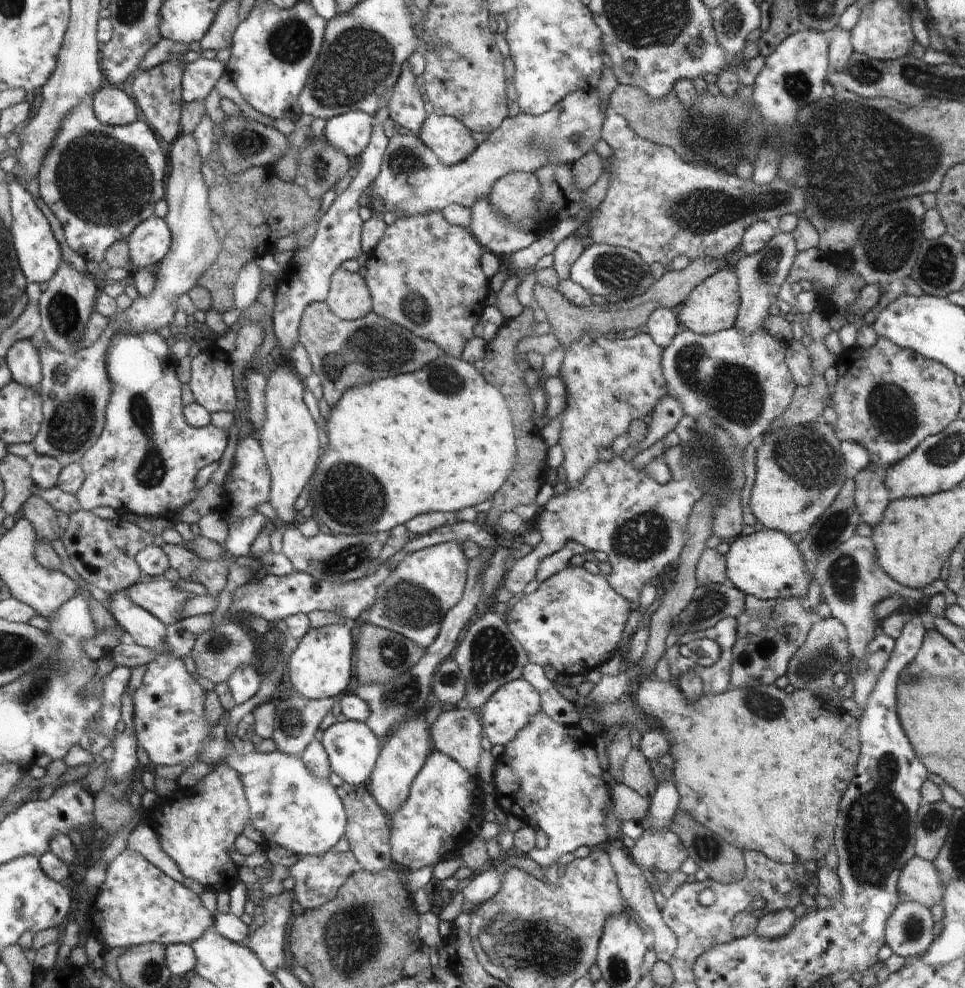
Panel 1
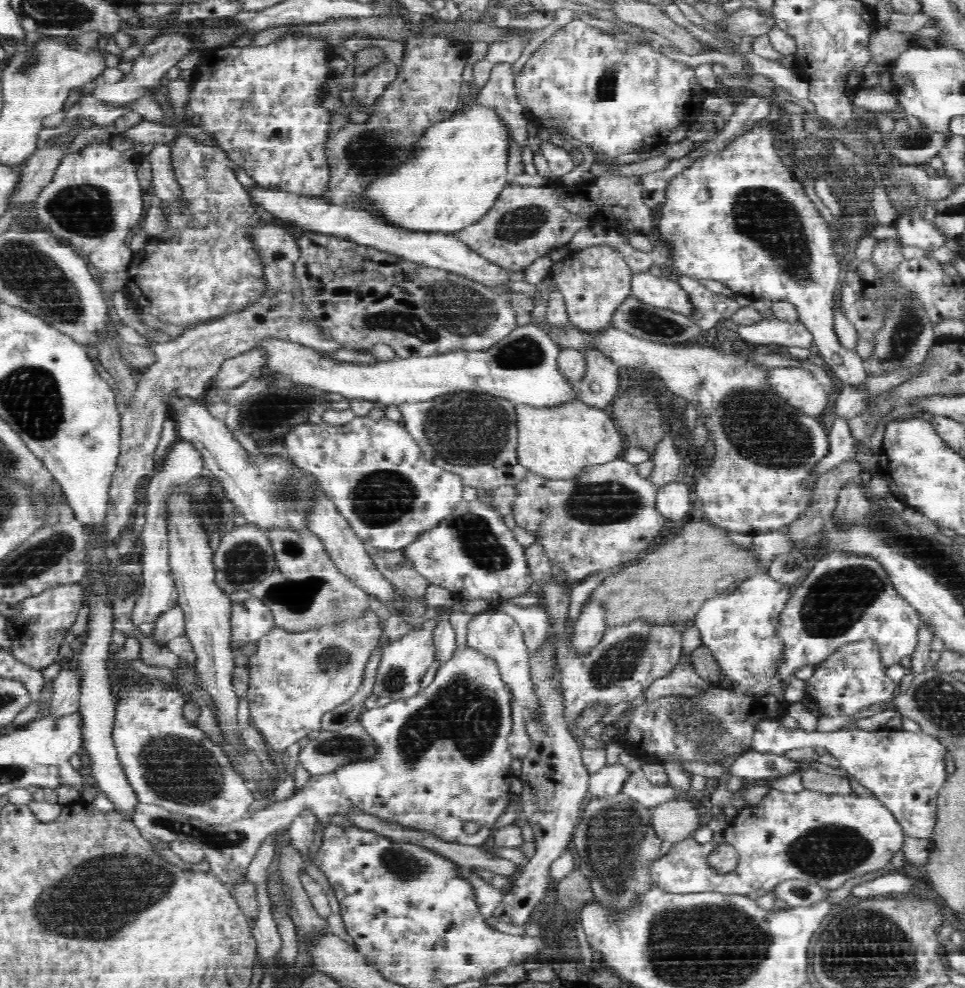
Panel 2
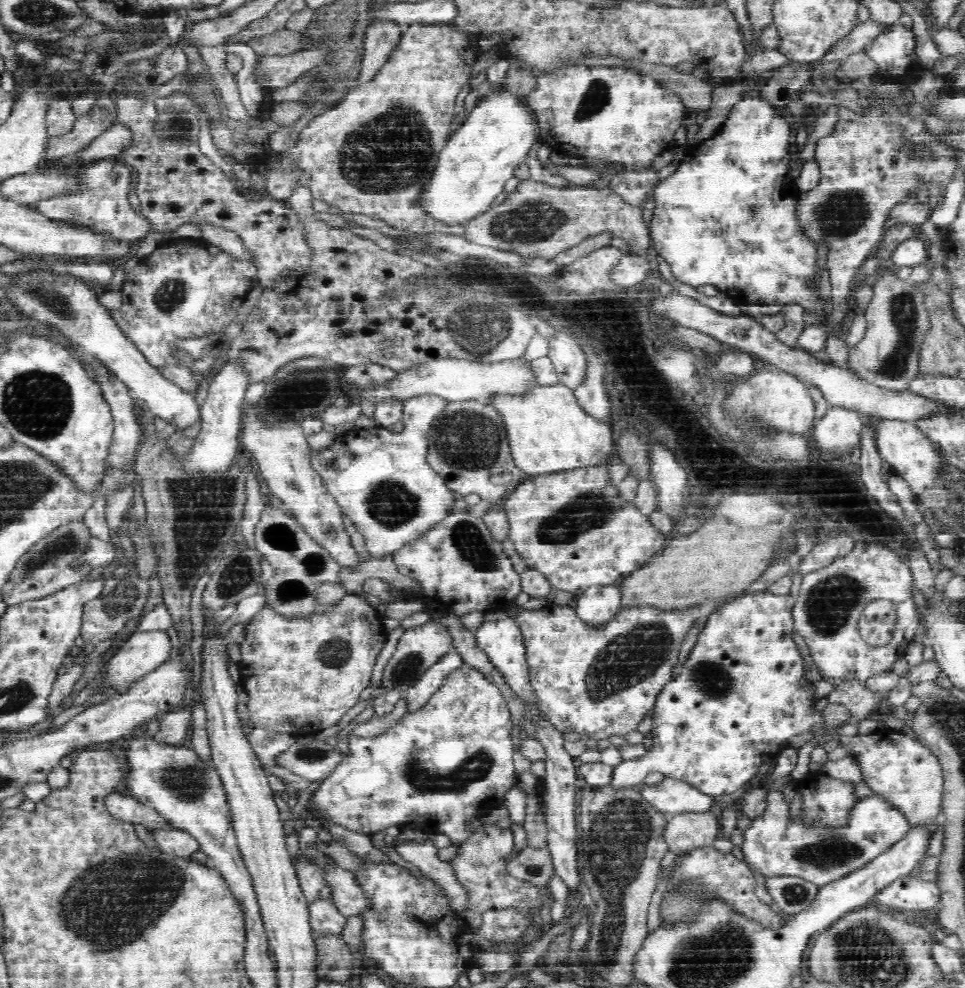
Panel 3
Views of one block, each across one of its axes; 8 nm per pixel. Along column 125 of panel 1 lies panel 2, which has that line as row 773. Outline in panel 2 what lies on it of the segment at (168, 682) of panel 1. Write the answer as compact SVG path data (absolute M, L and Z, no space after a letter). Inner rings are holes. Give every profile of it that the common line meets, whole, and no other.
M622 761L595 770L589 776L587 786L589 798L605 798L618 794L623 780L626 780L629 774L630 771Z

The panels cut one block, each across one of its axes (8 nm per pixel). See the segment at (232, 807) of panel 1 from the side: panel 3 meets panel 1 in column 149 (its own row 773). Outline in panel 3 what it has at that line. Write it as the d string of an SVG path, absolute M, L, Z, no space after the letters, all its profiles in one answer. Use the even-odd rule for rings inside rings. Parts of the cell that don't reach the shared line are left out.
M821 772L808 773L802 780L796 781L806 817L820 819L822 825L843 823L849 808L858 800L851 795L852 789L852 784Z

